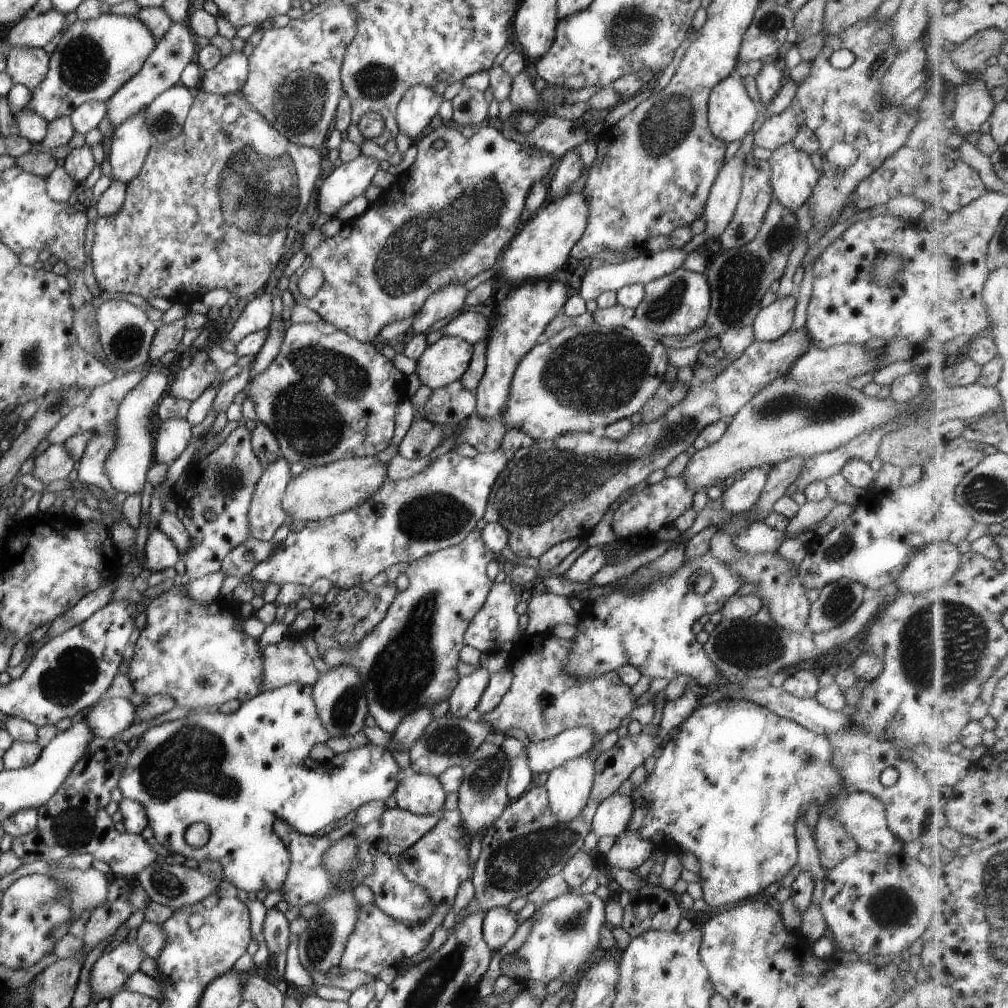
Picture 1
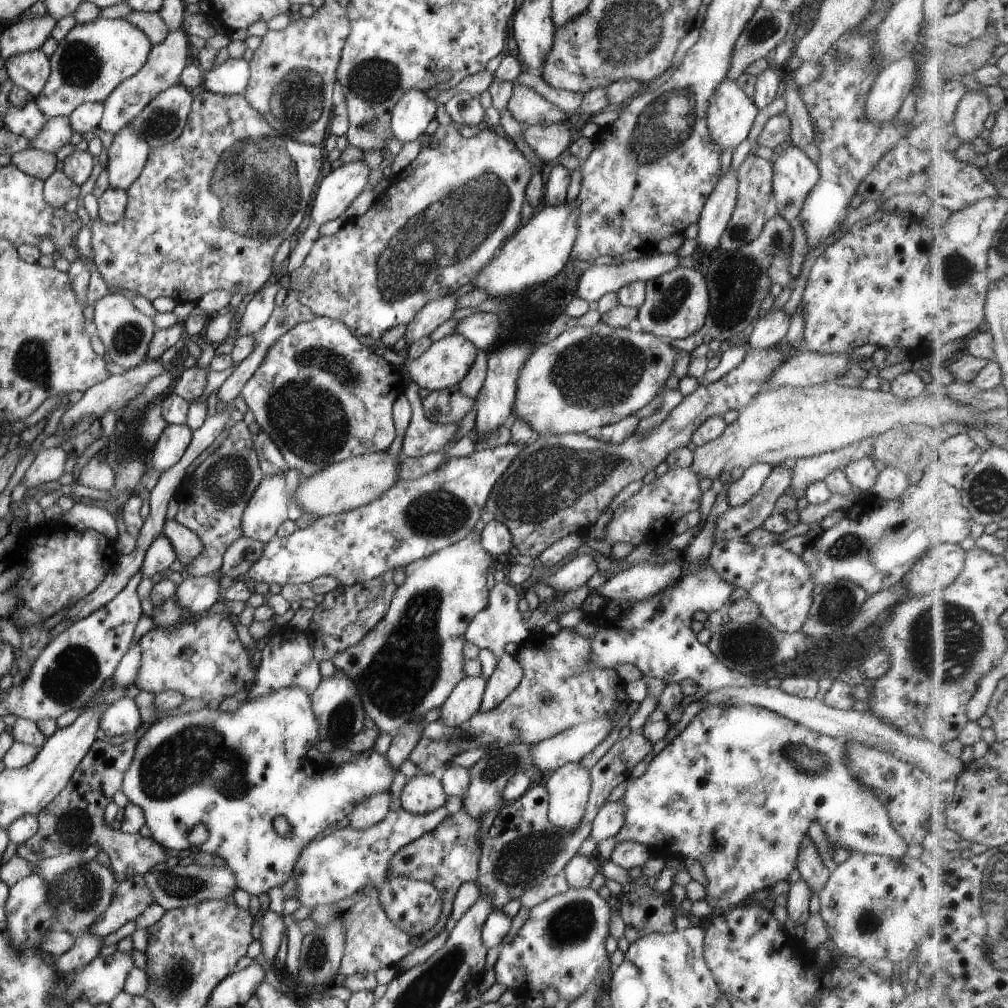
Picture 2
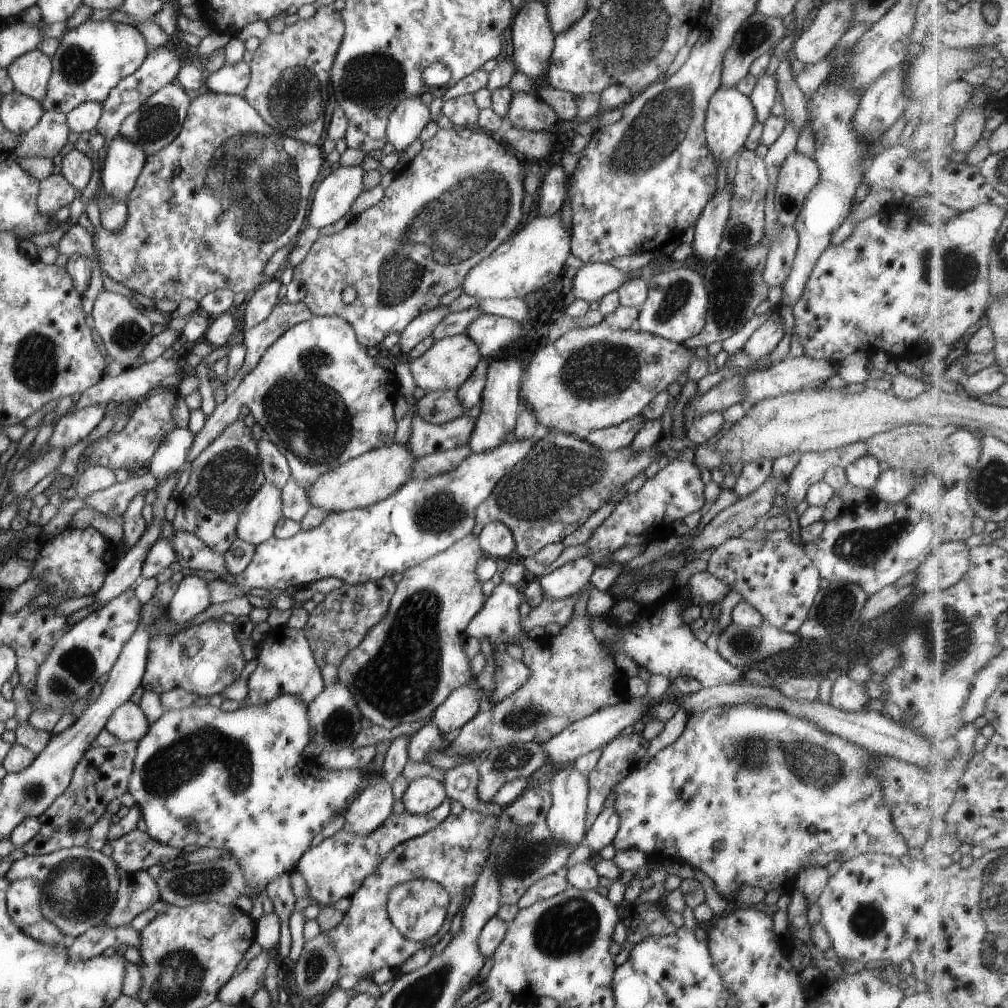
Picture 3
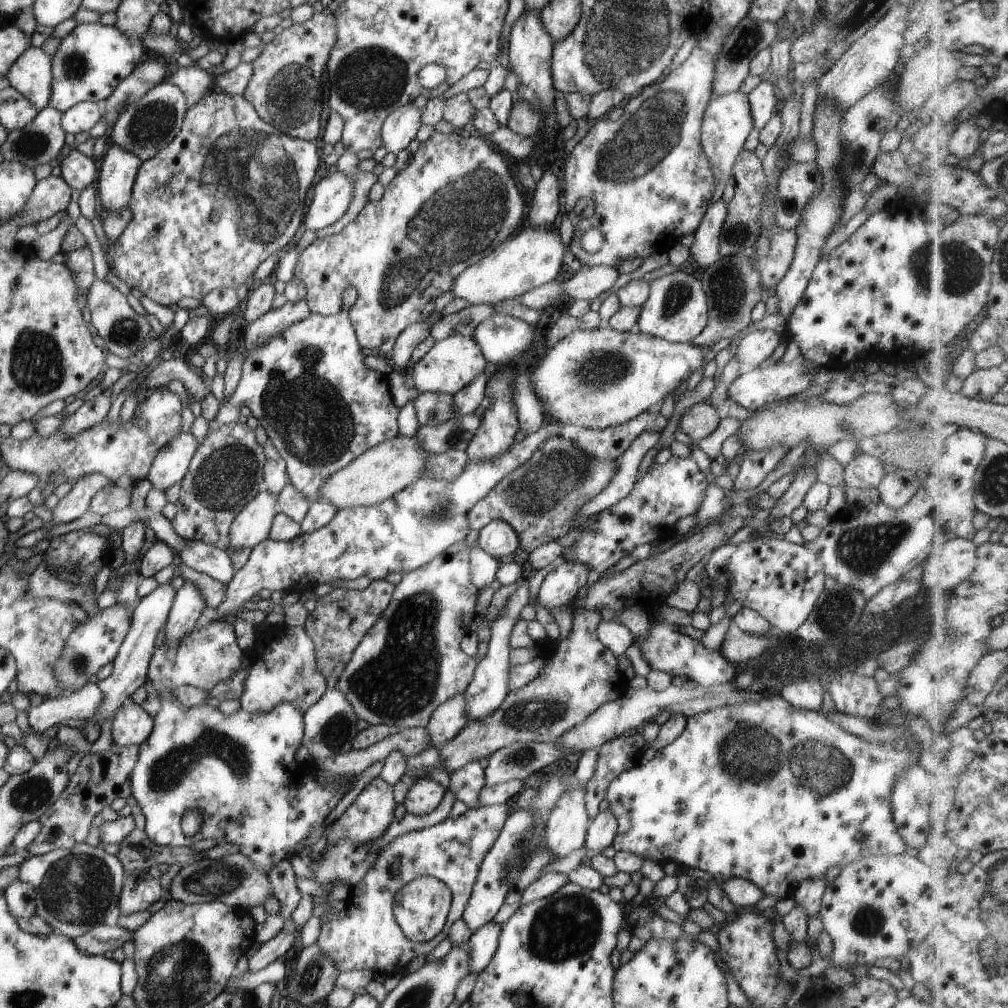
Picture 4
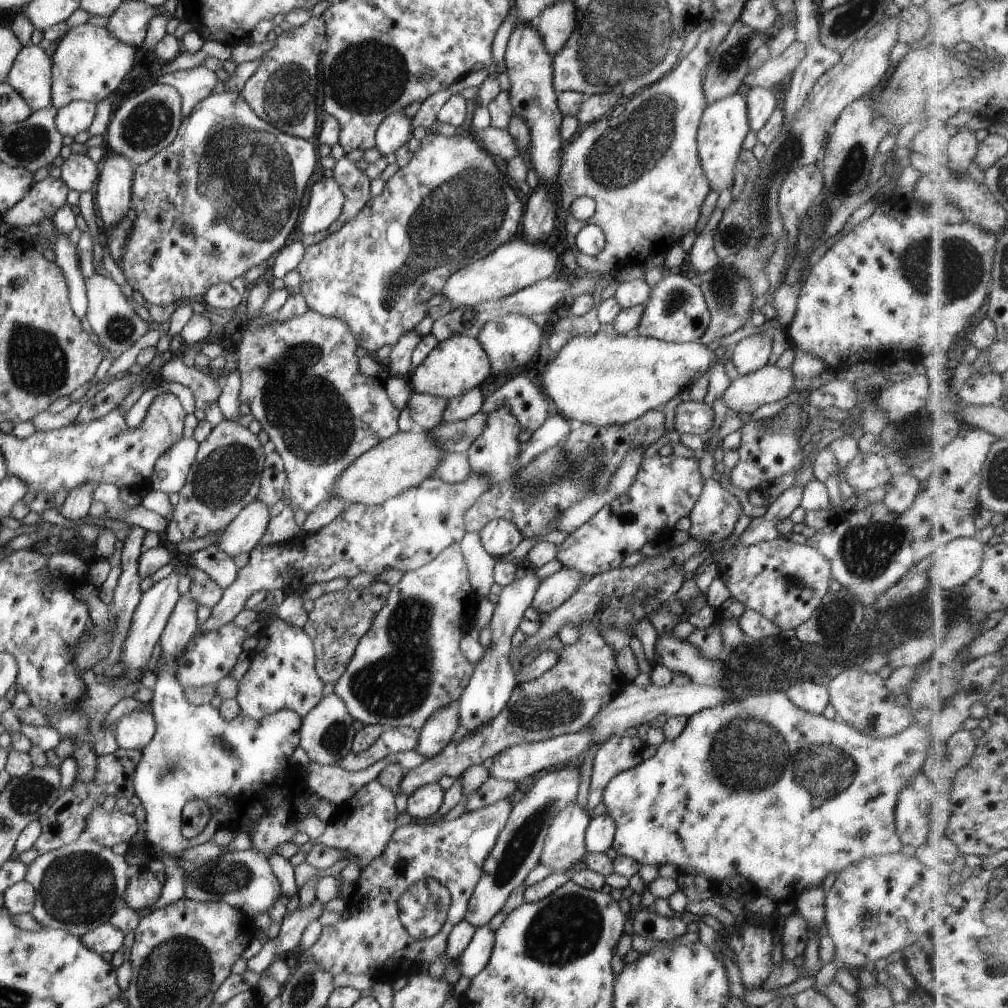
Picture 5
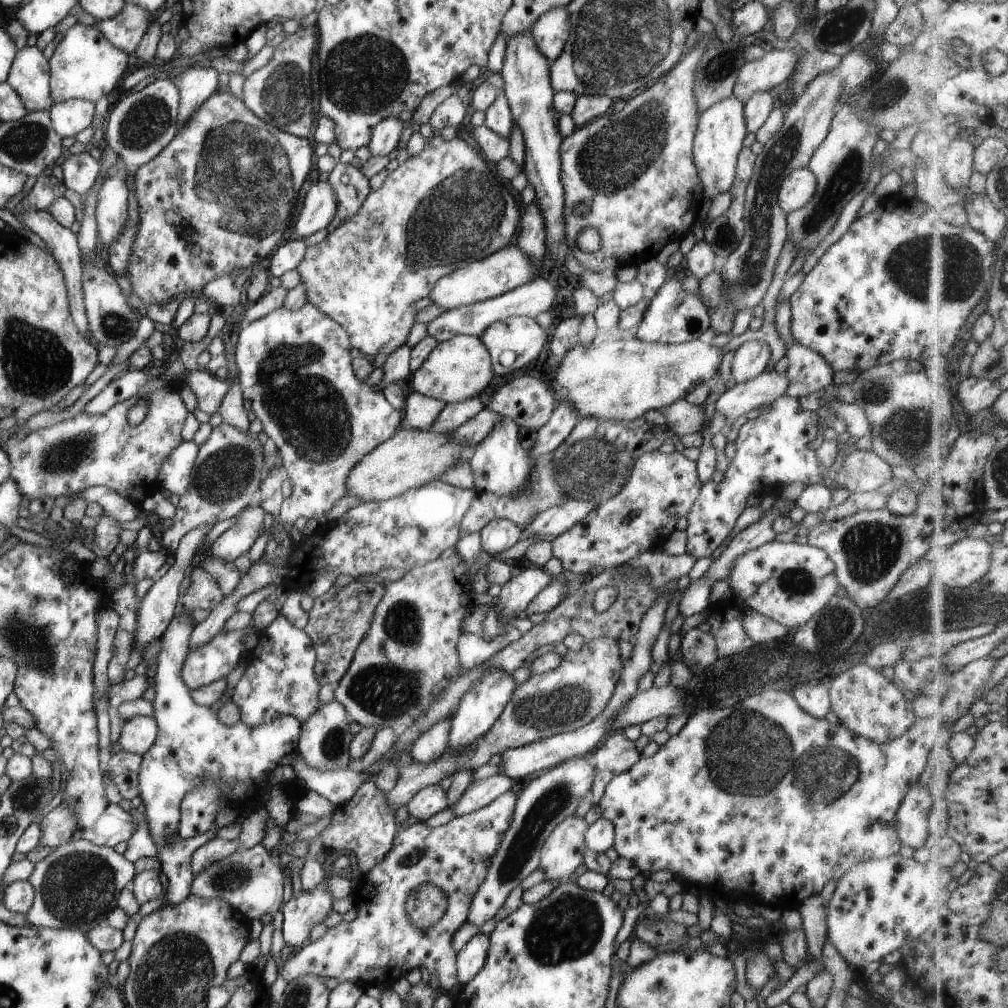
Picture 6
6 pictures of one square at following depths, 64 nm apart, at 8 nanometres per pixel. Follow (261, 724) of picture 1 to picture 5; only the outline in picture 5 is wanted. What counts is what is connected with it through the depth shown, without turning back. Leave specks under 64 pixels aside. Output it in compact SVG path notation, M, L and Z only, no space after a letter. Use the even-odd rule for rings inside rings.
M187 592L181 594L160 635L161 652L159 652L157 672L154 674L155 686L153 686L153 697L150 700L149 709L156 730L151 741L140 751L140 760L132 776L134 794L145 809L146 842L155 852L156 859L163 864L162 872L166 877L155 903L141 910L141 913L162 908L184 898L186 874L185 870L178 865L181 853L184 851L206 843L217 830L229 830L232 834L246 832L251 842L250 849L257 850L259 854L269 858L271 854L276 854L276 848L284 843L298 843L303 839L303 835L299 834L295 825L307 816L315 816L313 806L320 798L315 792L306 788L301 772L296 772L296 767L287 762L300 739L301 718L293 710L283 708L261 720L249 720L243 718L241 714L237 714L235 718L223 720L218 710L211 707L209 703L191 705L185 699L183 686L176 680L176 663L185 650L187 642L196 632L196 607L197 605L189 598ZM193 798L203 800L209 806L211 814L201 833L191 839L185 839L180 834L180 811Z

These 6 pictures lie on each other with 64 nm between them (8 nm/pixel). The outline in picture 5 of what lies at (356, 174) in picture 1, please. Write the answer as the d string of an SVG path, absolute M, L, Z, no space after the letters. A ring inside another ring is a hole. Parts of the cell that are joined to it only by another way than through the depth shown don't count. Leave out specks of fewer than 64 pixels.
M322 178L319 182L315 182L315 184L309 188L309 200L307 200L307 206L305 206L303 214L297 218L295 237L313 235L327 229L339 217L342 203L343 194L332 178Z

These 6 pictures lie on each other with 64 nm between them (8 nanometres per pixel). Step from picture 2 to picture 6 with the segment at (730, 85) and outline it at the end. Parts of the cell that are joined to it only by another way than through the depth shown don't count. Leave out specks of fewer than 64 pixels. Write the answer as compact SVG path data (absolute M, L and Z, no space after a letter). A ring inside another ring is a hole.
M732 95L698 115L695 135L693 136L691 159L695 173L702 187L702 200L713 199L717 194L728 191L733 183L736 161L746 136L746 127L742 107L744 106Z

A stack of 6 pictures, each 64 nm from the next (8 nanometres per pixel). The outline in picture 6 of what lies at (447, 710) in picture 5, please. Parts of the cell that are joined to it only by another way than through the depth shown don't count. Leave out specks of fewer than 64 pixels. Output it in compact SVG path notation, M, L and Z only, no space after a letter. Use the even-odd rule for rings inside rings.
M450 718L441 720L427 728L408 749L413 763L425 765L444 754L450 730Z

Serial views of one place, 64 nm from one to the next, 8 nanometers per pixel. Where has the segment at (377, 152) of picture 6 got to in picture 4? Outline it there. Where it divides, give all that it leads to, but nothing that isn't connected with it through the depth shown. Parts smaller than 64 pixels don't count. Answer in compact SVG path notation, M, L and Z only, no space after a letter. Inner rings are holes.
M412 103L403 104L391 111L382 121L379 130L381 146L396 154L407 148L411 140L415 139L415 132L421 127L421 110Z

